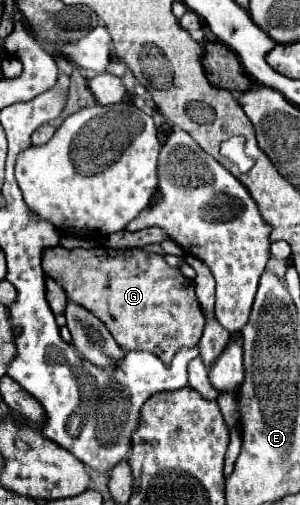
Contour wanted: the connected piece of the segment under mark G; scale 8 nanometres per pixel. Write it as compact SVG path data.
M55 245L43 251L43 271L65 289L69 301L83 305L87 311L99 317L123 351L149 351L157 355L165 365L169 365L169 361L175 357L179 349L195 347L201 339L205 317L195 297L195 283L193 279L183 277L179 269L169 267L163 255L147 253L143 249L123 251L107 247L65 249L61 245Z

